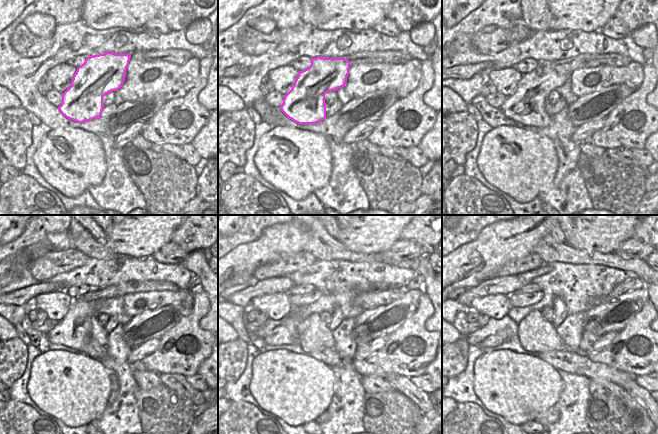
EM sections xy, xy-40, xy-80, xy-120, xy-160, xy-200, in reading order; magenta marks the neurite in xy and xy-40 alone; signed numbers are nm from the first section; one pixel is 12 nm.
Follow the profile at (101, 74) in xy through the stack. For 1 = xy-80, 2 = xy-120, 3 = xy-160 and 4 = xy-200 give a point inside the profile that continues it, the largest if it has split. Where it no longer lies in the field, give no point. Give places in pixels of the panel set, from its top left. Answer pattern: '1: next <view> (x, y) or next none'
1: next xy-80 (526, 105)
2: next xy-120 (74, 330)
3: next xy-160 (287, 333)
4: next xy-200 (491, 341)

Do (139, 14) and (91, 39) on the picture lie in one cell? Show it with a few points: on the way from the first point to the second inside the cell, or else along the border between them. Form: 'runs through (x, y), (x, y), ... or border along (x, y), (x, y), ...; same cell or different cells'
border along (91, 27), (95, 29), (139, 27); different cells

